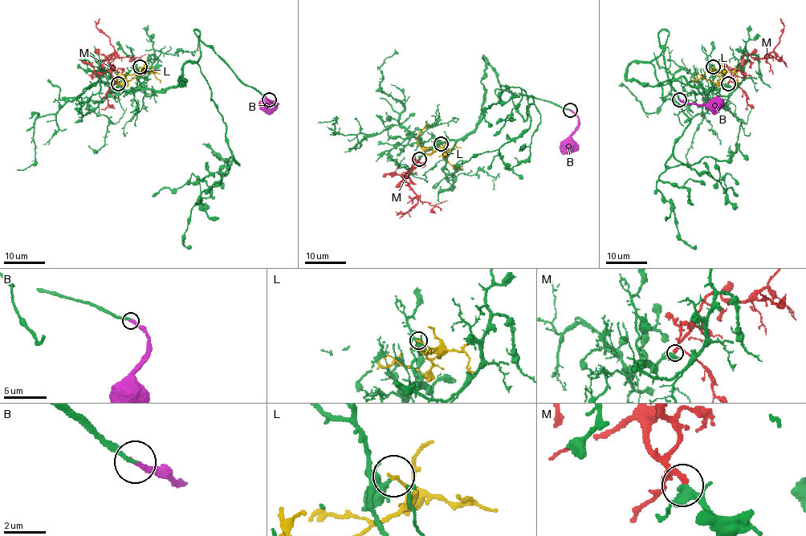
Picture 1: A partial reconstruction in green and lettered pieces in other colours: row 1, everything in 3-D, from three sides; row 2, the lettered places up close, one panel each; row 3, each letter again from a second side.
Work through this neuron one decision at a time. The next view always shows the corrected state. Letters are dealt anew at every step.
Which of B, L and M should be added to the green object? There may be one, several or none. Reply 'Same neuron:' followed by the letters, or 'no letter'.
Same neuron: B, M

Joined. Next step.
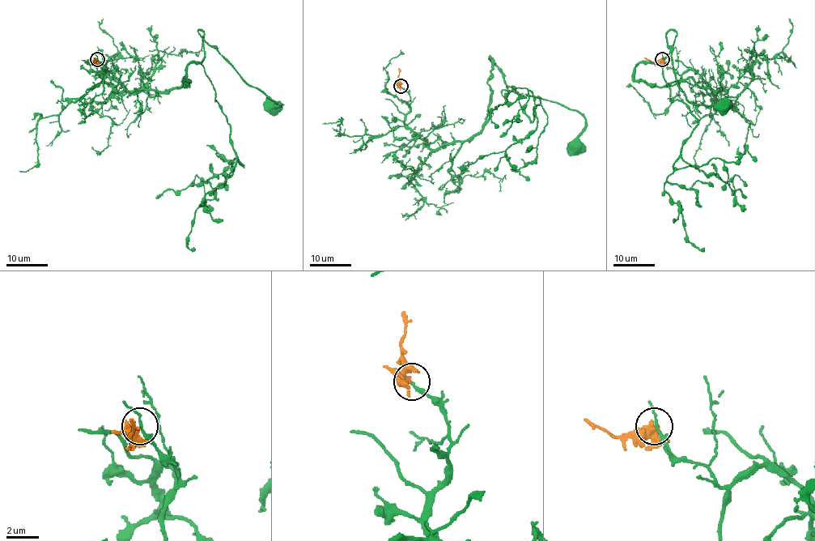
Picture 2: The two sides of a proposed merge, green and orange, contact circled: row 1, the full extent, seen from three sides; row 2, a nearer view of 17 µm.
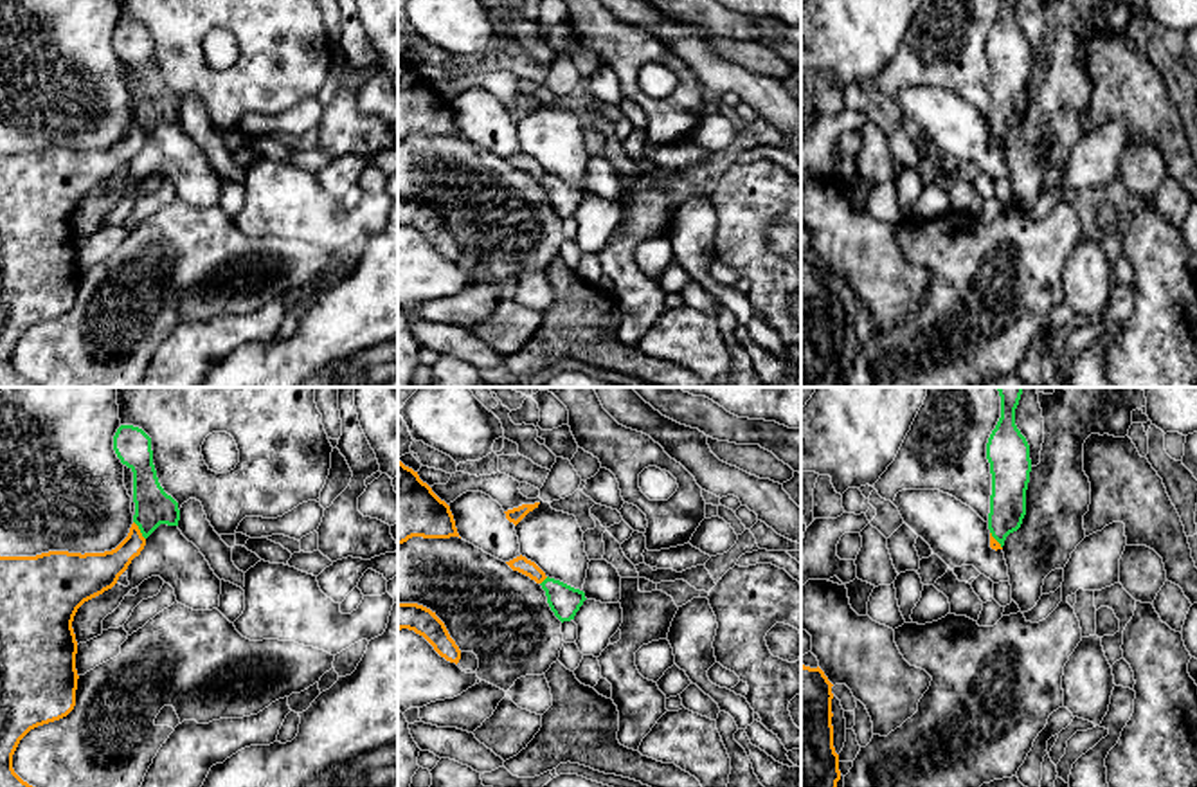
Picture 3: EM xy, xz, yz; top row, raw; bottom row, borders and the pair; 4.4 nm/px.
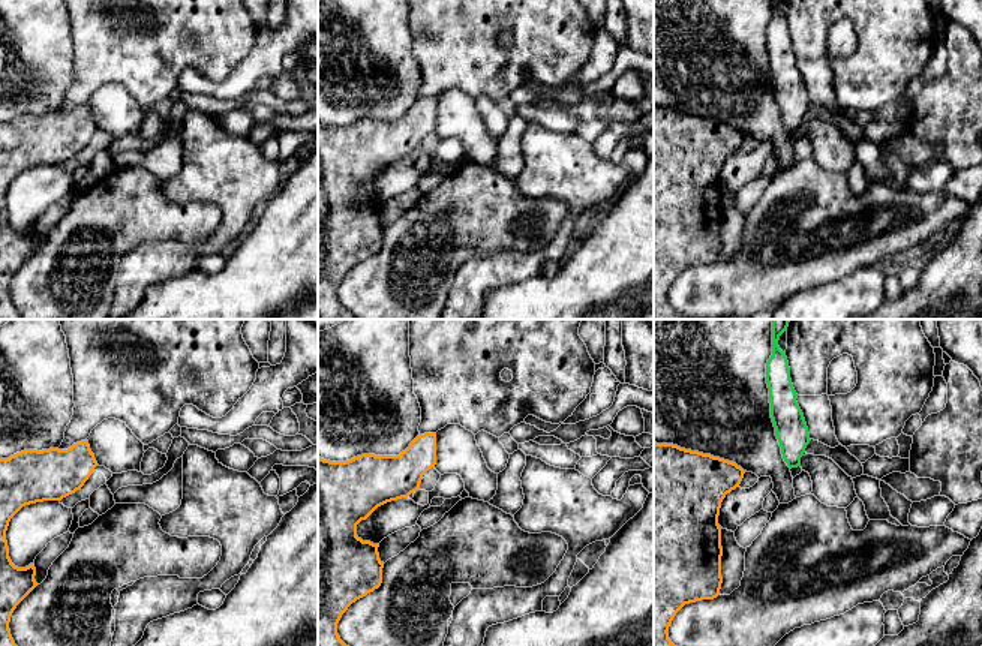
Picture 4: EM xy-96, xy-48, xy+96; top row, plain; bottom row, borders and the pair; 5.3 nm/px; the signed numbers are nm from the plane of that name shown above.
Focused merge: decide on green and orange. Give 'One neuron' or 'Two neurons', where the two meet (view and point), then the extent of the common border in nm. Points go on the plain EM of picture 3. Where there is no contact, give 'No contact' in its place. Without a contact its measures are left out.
Two neurons. Touches green at xy (139, 125). Shared border 100 nm

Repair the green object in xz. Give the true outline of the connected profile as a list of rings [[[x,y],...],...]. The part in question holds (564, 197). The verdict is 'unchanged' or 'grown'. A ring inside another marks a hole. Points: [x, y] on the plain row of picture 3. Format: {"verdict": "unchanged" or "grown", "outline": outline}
{"verdict": "unchanged", "outline": [[[549,173],[540,182],[545,187],[551,207],[562,220],[574,216],[576,209],[587,196],[583,187]]]}

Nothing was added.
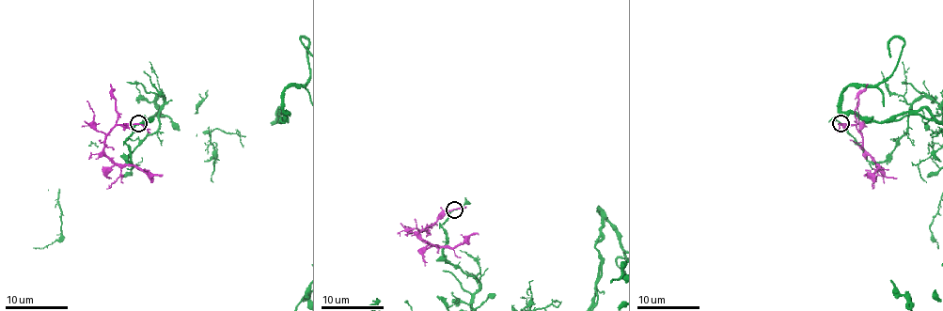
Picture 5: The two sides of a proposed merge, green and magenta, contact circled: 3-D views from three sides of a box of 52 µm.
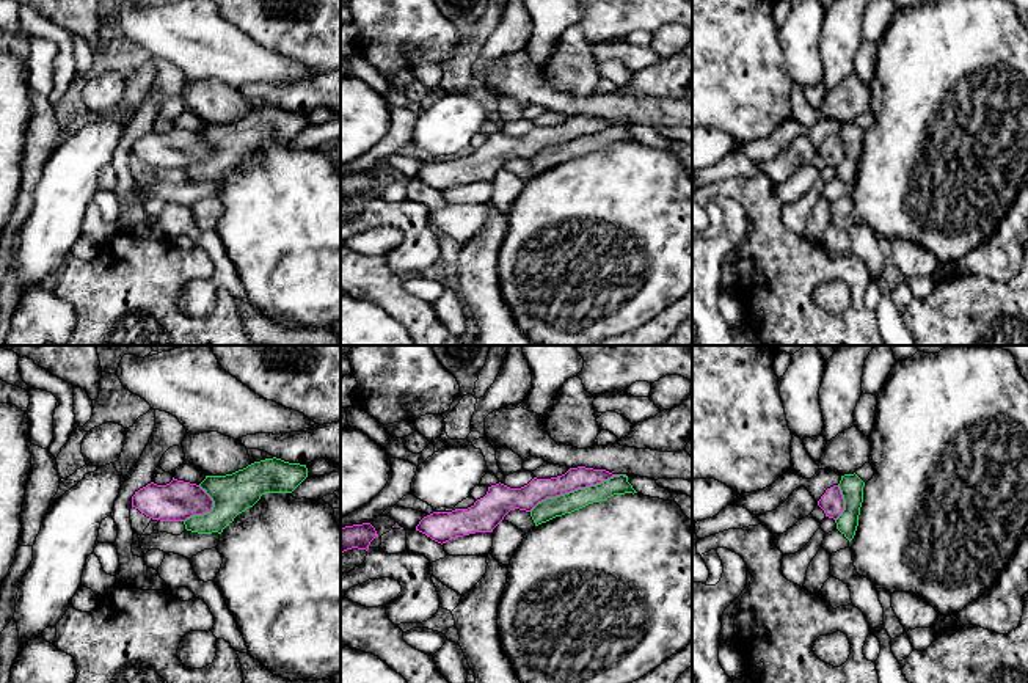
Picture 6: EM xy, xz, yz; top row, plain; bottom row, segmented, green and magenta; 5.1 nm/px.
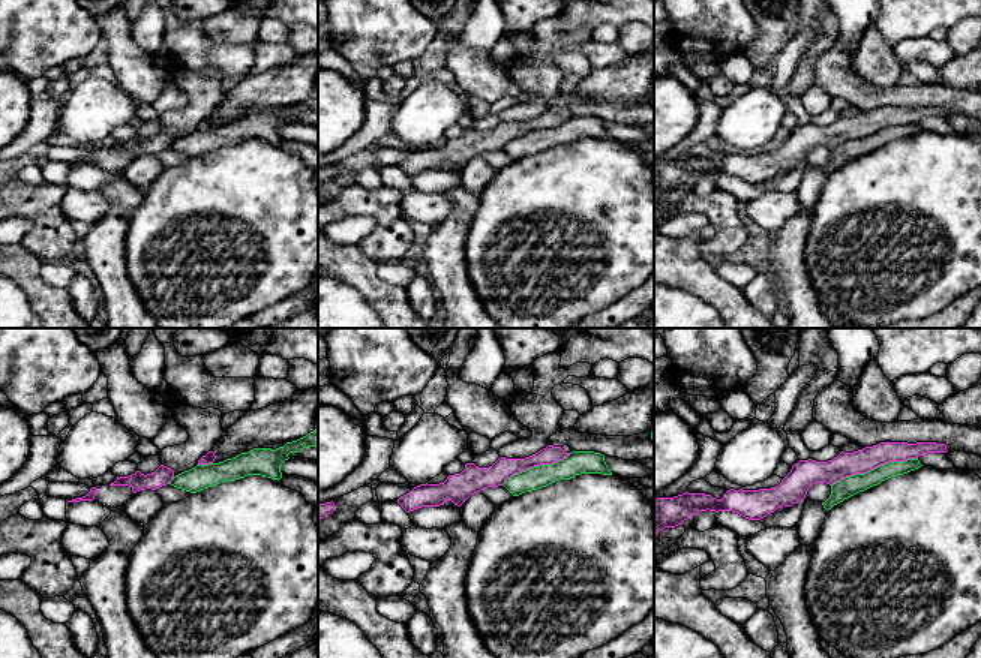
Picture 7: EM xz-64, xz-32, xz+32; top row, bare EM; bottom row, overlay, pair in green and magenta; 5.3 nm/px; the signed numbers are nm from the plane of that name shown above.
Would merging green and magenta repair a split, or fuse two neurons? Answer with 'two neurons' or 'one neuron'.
two neurons

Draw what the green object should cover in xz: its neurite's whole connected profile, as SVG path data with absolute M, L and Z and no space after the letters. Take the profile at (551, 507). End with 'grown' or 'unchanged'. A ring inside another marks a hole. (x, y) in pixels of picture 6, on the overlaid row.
M620 474L596 485L578 488L574 491L570 491L556 498L546 498L530 510L530 517L535 526L538 526L556 517L571 513L589 504L606 501L614 495L625 495L625 493L634 495L637 491L628 482L628 476Z; unchanged

